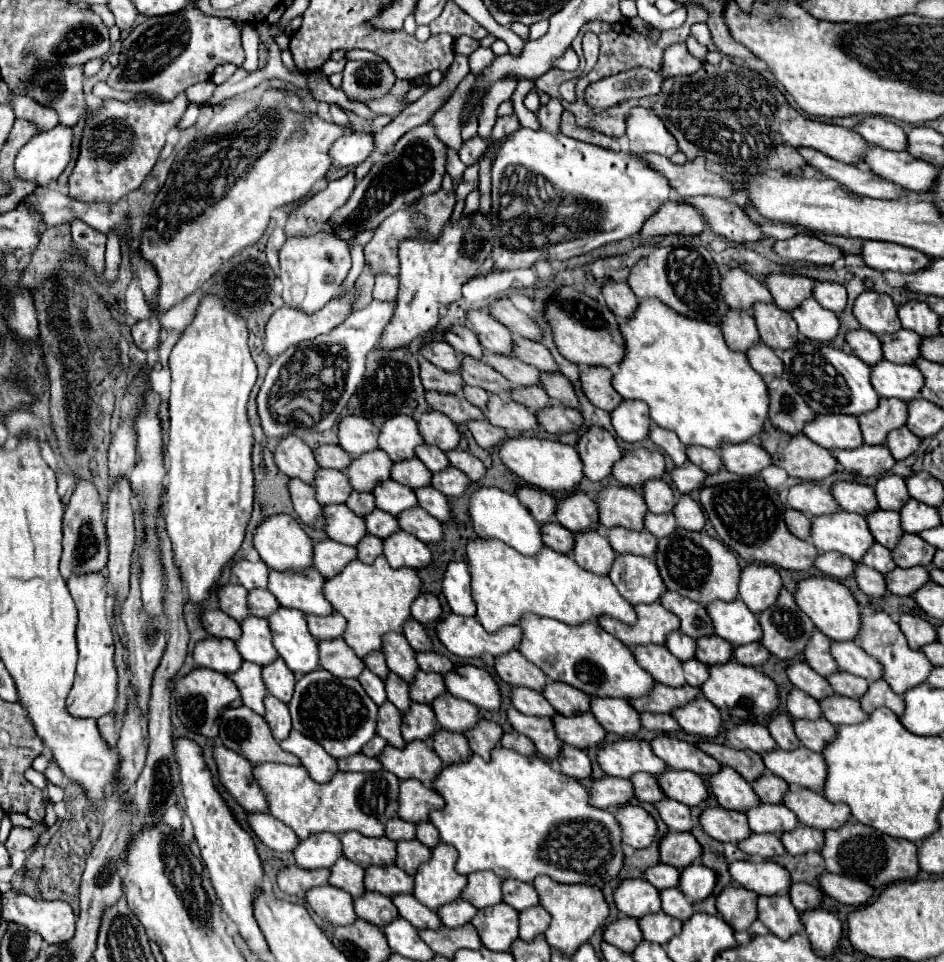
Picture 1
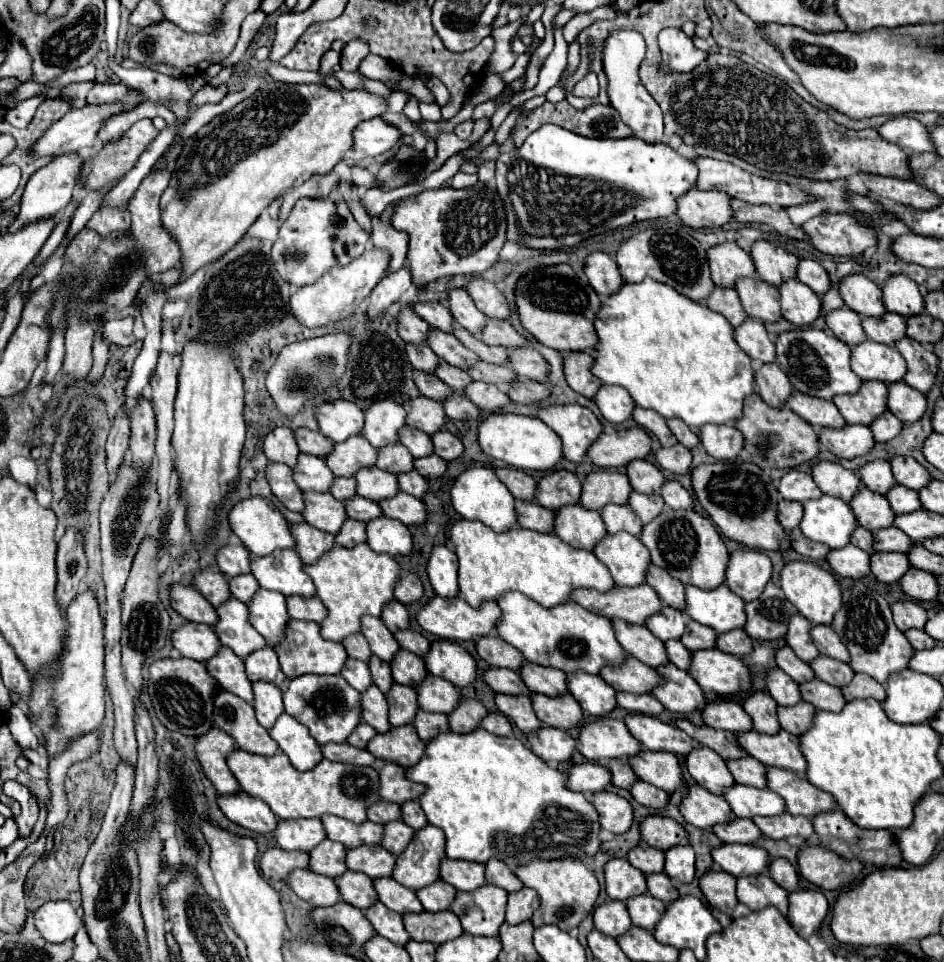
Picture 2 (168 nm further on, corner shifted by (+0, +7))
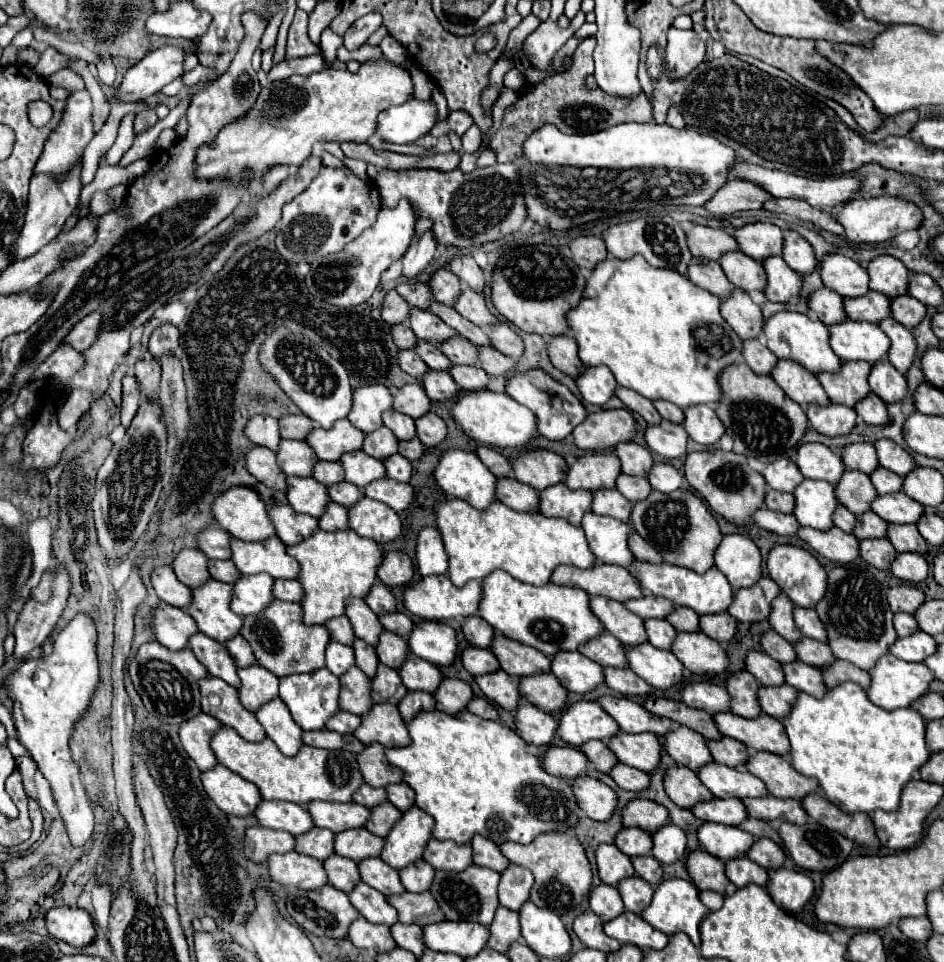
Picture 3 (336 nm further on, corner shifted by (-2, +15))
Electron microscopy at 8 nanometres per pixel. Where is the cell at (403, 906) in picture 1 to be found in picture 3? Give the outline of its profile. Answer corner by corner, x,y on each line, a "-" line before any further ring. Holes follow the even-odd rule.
370,857
360,861
358,871
360,871
360,879
370,887
374,887
376,891
380,891
382,895
394,895
404,891
398,871
386,865
380,857

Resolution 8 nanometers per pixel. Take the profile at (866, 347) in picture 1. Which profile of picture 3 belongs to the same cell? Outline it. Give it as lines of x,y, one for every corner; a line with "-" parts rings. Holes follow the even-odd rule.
826,287
808,295
808,309
814,311
824,325
834,325
846,319
846,311
842,309
842,297

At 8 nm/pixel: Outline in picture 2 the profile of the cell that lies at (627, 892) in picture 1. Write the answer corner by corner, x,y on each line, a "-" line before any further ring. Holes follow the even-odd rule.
612,859
604,867
606,873
606,893
614,901
628,901
636,895
646,895
646,875
632,867
628,859

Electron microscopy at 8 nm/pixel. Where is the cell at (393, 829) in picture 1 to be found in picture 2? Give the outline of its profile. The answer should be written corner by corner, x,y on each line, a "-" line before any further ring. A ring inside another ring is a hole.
382,801
380,805
372,805
372,809
368,809
368,813
370,813
368,819
374,823
380,823
380,825
386,825
390,821
402,821
400,805
396,805
396,803

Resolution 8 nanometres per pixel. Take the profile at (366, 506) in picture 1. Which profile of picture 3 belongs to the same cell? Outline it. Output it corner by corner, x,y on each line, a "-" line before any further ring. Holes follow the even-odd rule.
318,461
312,469
312,477
324,485
334,485
338,481
342,481
342,467
338,463
332,461

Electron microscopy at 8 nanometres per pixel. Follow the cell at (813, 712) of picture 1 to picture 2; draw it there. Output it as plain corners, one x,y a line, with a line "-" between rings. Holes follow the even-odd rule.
772,669
768,673
768,679
766,679
766,687
768,687
768,693
772,695
772,699
782,705
782,707
792,707
792,705
798,705
802,701
800,697
800,687
796,681
792,681
784,671
780,669

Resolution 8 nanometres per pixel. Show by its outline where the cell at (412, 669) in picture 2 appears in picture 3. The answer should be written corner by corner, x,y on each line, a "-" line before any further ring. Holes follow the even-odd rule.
382,631
380,633
380,639
378,643
374,645
376,649
376,655
378,655
378,661
388,665
388,667
394,667
398,669
408,653
408,645
402,637
398,637
396,633
390,633
390,631

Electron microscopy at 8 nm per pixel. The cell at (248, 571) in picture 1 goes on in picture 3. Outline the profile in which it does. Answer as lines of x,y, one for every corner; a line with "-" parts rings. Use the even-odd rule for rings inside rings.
206,527
198,533
198,549
210,559
230,559
230,533
220,527

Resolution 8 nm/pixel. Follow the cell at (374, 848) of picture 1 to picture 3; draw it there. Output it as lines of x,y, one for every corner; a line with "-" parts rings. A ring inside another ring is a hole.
312,801
306,805
316,827
326,827
334,833
364,827
370,817
370,809
358,803
326,803
326,801

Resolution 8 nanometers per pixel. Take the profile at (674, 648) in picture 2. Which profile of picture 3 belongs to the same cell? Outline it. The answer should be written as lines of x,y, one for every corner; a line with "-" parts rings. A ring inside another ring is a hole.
644,619
644,627
650,645
658,649
670,649
676,637
676,629
666,619

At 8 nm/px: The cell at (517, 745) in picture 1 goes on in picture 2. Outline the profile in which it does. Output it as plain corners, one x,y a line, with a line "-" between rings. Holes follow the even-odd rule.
490,713
490,715
482,721
482,729
486,729
488,733
494,733
494,735
502,735
502,737
514,735
512,723
510,723
502,713

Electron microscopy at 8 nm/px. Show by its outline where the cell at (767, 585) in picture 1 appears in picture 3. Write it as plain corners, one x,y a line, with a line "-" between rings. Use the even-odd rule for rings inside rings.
740,533
724,535
714,551
714,565
726,575
734,589
754,585
762,577
760,563
760,549

